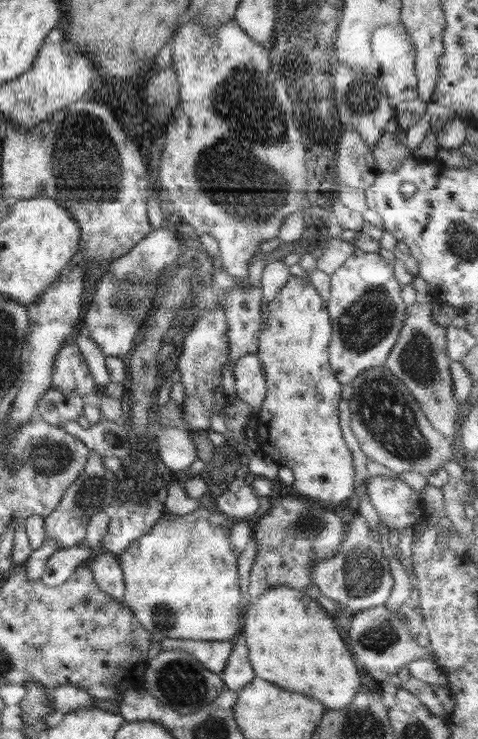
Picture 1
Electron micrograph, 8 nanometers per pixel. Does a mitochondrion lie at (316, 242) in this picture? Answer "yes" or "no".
no

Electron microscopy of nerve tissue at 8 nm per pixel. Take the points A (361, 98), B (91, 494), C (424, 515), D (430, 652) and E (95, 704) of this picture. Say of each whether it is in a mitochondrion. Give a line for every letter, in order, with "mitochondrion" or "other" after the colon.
A: mitochondrion
B: mitochondrion
C: other
D: other
E: other

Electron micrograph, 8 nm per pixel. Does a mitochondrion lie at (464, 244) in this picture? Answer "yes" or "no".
yes

